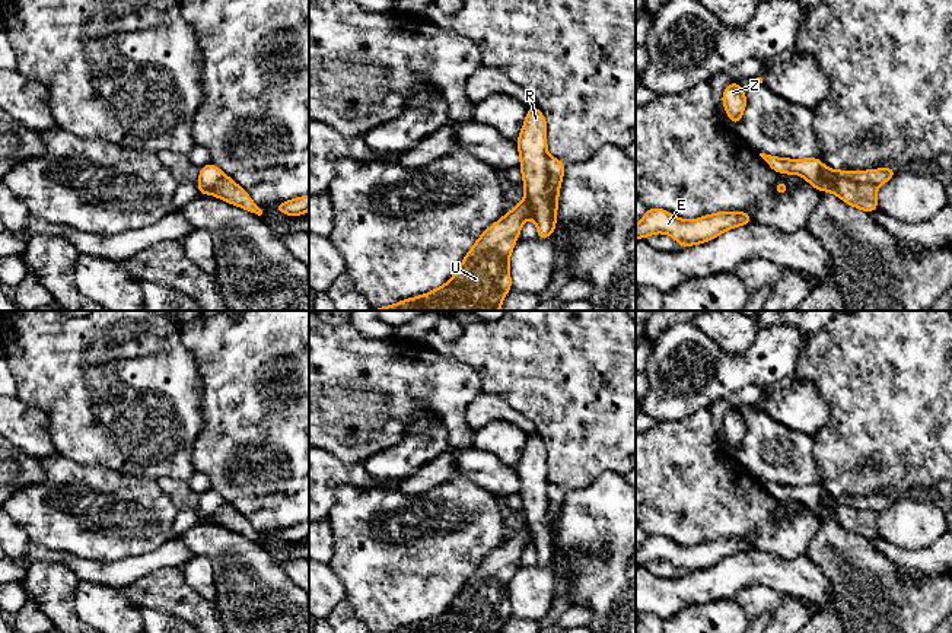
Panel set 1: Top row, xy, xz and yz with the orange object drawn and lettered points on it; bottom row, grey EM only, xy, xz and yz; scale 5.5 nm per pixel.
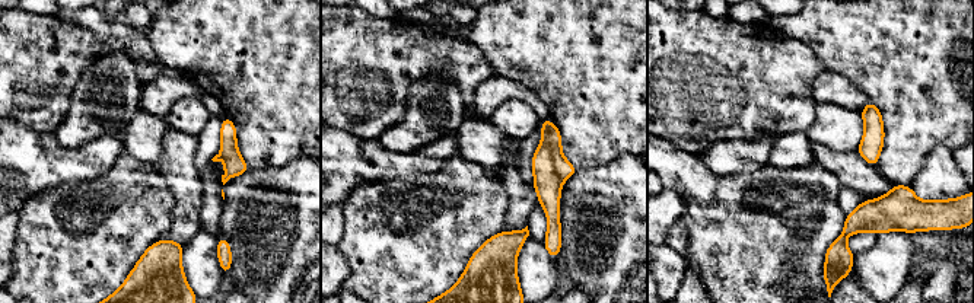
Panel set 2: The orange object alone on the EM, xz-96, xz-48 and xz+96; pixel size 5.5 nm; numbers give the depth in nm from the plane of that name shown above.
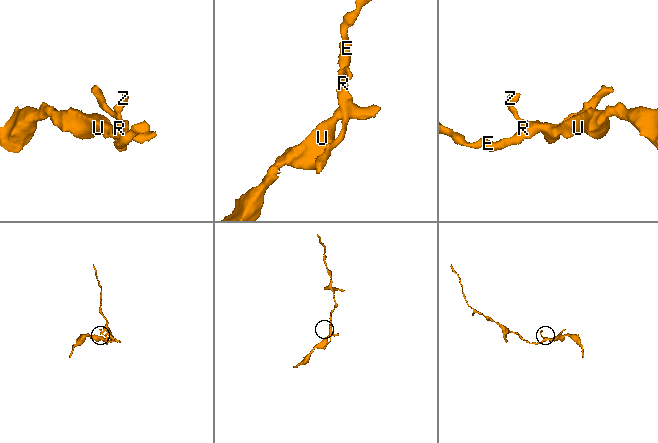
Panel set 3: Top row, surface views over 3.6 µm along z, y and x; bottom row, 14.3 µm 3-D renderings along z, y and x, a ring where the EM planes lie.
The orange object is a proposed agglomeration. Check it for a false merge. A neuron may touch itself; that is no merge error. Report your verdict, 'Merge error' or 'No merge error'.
Merge error

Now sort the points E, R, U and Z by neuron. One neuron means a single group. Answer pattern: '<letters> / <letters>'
E R / U Z

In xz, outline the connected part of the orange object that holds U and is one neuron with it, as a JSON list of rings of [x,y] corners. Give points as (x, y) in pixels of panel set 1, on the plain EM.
[[[526,521],[515,535],[481,560],[446,611],[391,633],[502,633],[506,620],[512,615],[509,583],[520,562],[522,550],[528,544],[535,545],[535,538]]]

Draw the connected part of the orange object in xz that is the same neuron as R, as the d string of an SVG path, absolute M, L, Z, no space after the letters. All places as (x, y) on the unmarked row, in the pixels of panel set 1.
M537 432L528 435L516 473L520 481L523 513L535 538L537 564L547 566L557 553L551 545L547 525L550 505L547 494L547 448Z

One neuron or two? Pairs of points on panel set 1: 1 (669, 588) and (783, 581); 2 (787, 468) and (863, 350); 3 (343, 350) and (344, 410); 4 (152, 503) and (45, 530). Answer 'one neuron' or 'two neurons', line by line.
1: one neuron
2: two neurons
3: one neuron
4: one neuron

